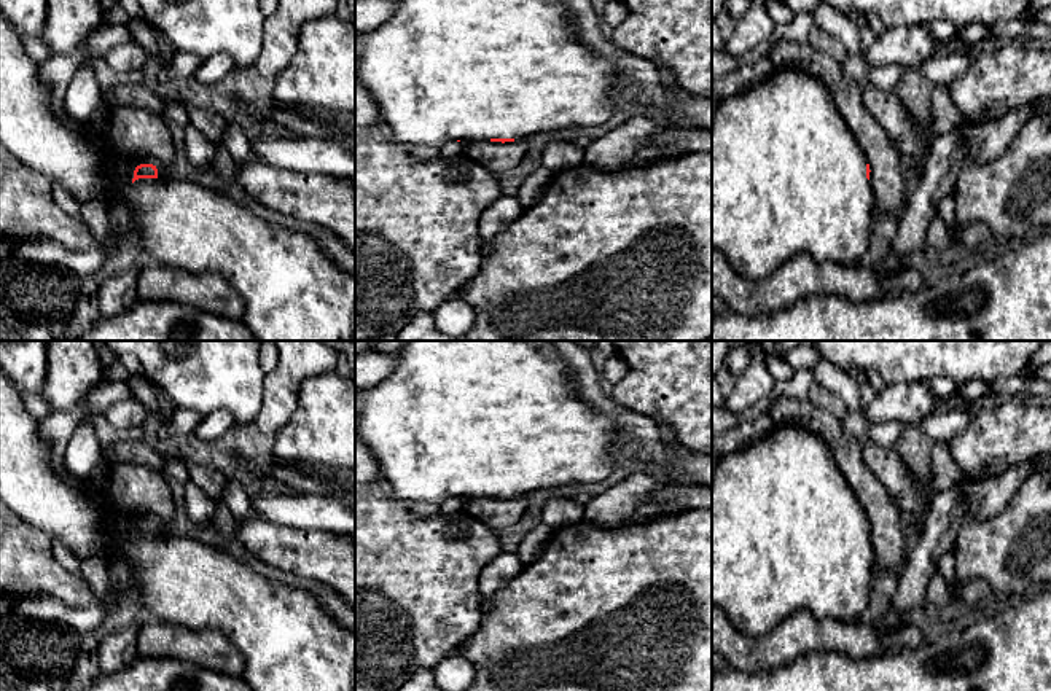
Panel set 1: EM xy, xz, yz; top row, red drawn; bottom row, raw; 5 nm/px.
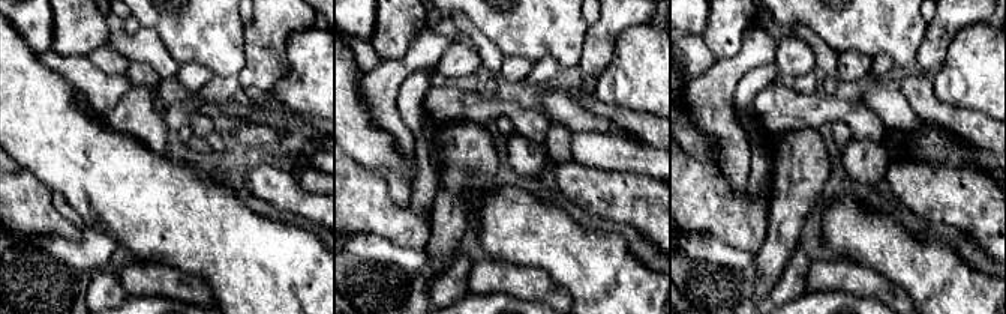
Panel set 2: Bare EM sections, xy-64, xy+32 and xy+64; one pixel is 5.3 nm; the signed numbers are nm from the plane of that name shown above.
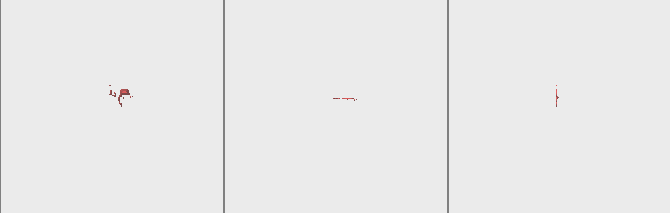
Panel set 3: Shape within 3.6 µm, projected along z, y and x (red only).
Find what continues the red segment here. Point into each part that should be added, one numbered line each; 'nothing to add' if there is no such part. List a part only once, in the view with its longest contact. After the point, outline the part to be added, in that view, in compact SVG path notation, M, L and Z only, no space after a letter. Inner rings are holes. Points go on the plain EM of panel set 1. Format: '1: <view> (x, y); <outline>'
1: xy (290, 642); M0 369L0 498L2 502L13 511L16 513L19 517L22 517L25 522L29 522L30 525L37 527L38 530L48 533L54 541L61 540L67 545L67 548L83 562L89 557L91 551L96 548L96 543L99 538L104 538L107 541L107 549L105 549L105 567L108 568L108 559L111 556L116 556L134 575L134 592L139 595L139 602L140 605L153 615L154 619L161 619L164 623L169 624L175 624L175 626L185 626L188 629L194 629L194 630L201 630L201 629L215 629L220 630L221 634L226 635L226 638L240 651L240 654L244 656L244 673L242 678L245 680L245 683L253 689L253 691L355 691L355 632L342 627L341 624L338 624L333 618L333 615L320 603L320 600L312 595L307 591L303 589L296 589L296 588L290 588L290 586L283 586L283 584L274 584L271 578L260 575L258 572L255 572L252 567L248 567L247 564L240 562L236 557L231 557L228 552L225 552L220 548L215 548L209 543L199 541L196 537L183 537L183 535L174 535L169 529L164 529L161 525L161 522L156 517L151 516L127 516L124 513L116 513L115 508L108 503L108 495L105 492L105 486L102 489L102 492L94 497L75 476L70 474L70 471L67 470L67 473L70 474L70 478L78 484L76 489L73 489L67 481L64 481L53 468L51 465L51 452L49 452L49 446L48 443L40 436L38 433L38 427L40 427L40 419L30 416L24 406L22 401L22 390ZM140 521L153 521L158 525L158 533L156 535L139 535L139 537L132 537L134 535L134 527L137 522Z

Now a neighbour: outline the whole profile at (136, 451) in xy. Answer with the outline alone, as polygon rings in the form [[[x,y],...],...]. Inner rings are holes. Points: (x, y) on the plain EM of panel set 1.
[[[143,439],[100,446],[100,454],[110,467],[126,462],[135,462],[158,471],[166,467],[164,447],[150,447]]]

